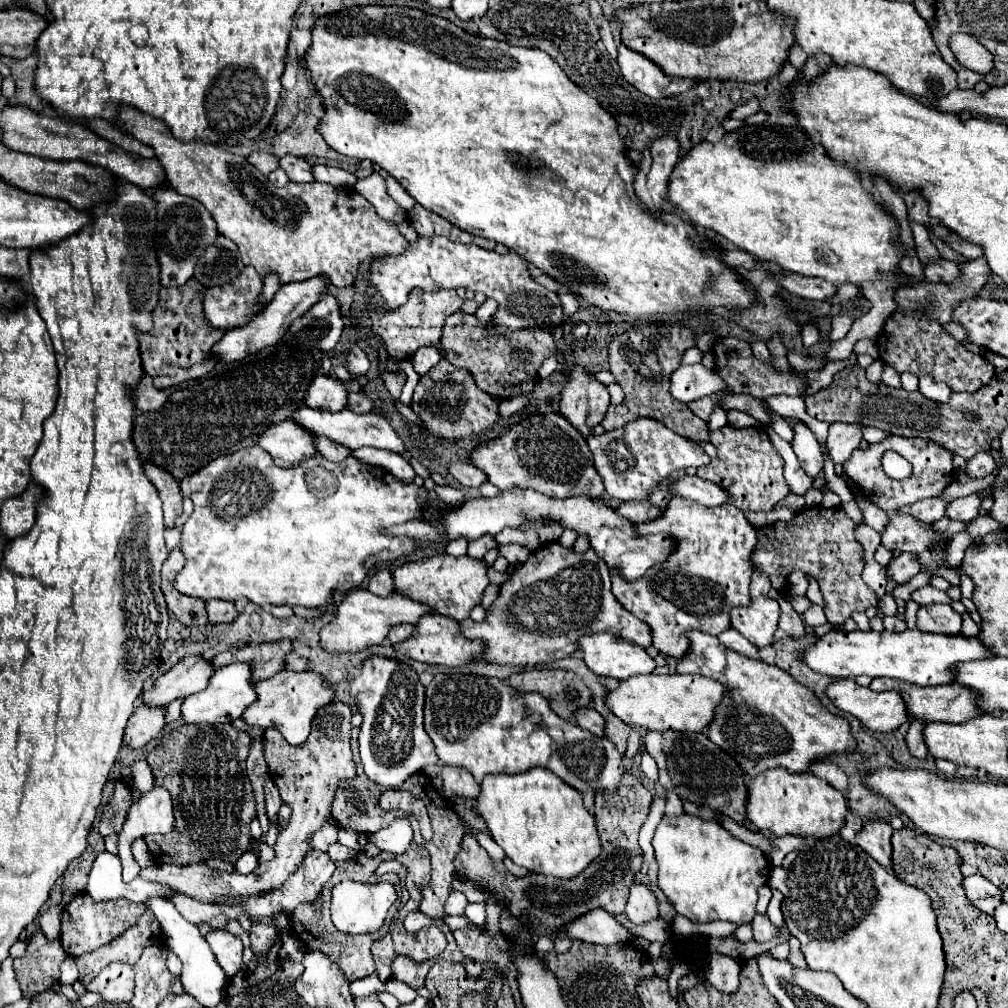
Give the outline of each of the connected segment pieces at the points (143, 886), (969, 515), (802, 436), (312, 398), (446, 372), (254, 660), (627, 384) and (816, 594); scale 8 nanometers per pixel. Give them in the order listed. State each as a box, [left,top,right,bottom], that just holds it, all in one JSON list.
[[86,851,172,903],[946,493,988,521],[792,421,824,477],[304,375,346,411],[412,359,498,439],[210,641,292,681],[602,321,708,441],[806,577,826,607]]

